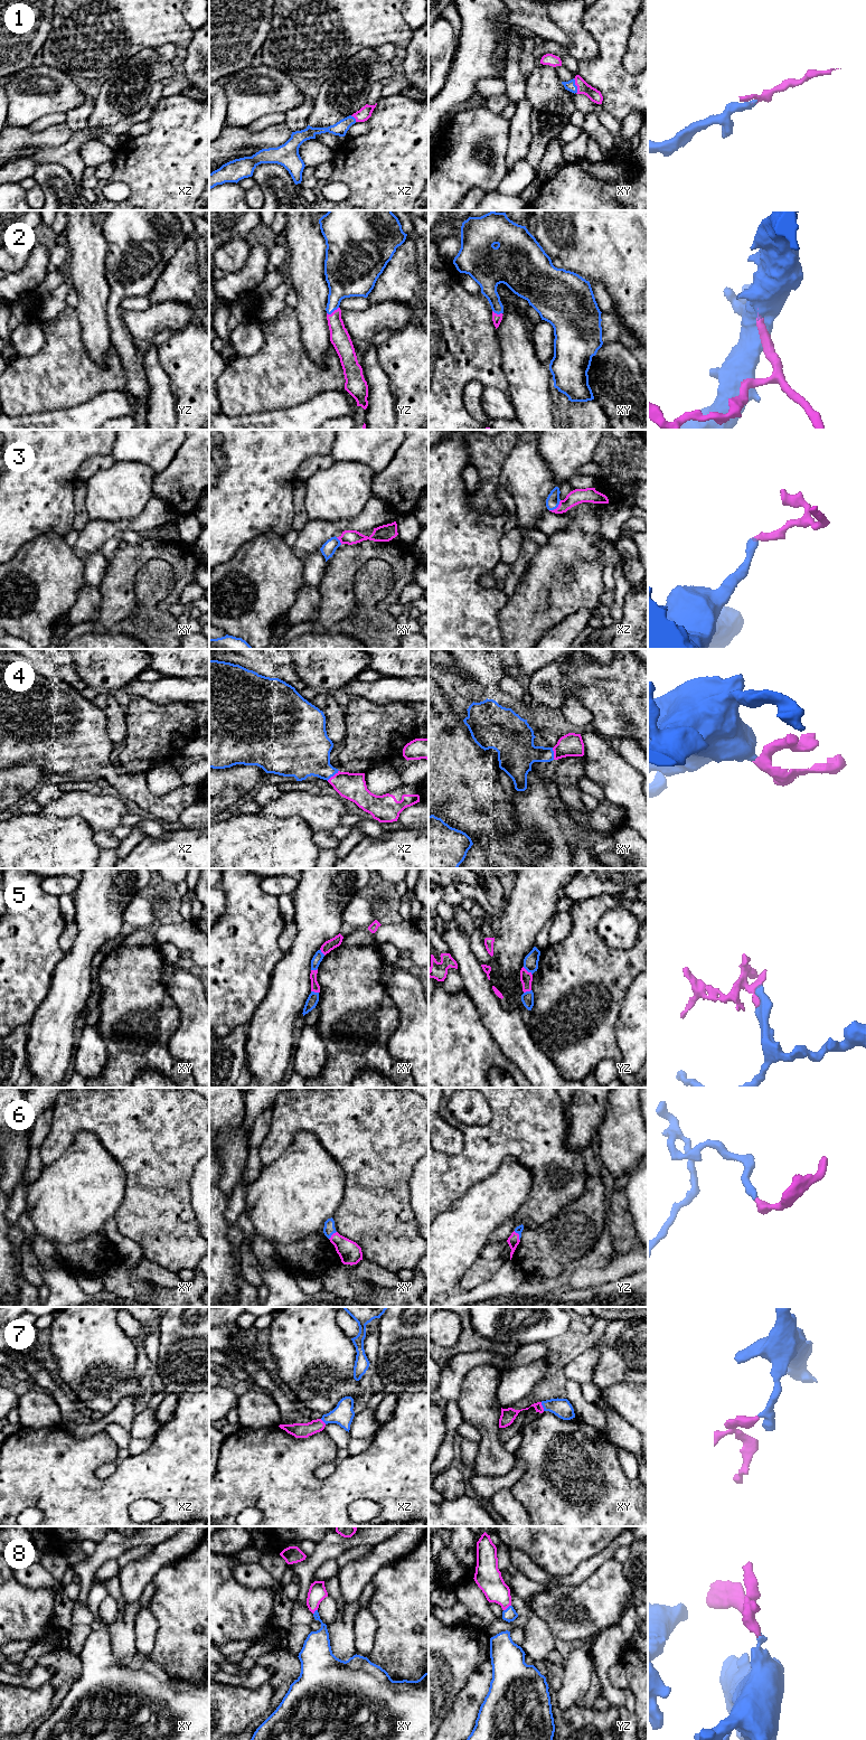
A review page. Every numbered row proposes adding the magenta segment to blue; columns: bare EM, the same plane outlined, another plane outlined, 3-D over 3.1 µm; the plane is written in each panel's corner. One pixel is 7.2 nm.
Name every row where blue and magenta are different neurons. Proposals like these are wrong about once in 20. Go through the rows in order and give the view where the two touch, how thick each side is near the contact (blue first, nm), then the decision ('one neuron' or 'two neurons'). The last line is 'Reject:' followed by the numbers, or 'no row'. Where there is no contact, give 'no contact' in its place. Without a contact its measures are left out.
1: contact in xy; calibres 70 and 90 nm; one neuron
2: contact in yz; calibres 260 and 140 nm; one neuron
3: contact in xz; calibres 100 and 110 nm; one neuron
4: contact in xz; calibres 340 and 190 nm; one neuron
5: contact in yz; calibres 110 and 90 nm; one neuron
6: contact in xy; calibres 90 and 160 nm; one neuron
7: contact in xy; calibres 140 and 100 nm; one neuron
8: contact in yz; calibres 100 and 180 nm; one neuron
Reject: no row

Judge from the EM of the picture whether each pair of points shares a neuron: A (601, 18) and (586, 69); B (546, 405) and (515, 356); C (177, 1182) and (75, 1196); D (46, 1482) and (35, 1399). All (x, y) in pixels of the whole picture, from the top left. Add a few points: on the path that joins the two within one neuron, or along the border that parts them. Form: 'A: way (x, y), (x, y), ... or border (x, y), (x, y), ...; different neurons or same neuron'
A: way (603, 31), (603, 57), (600, 60); same neuron
B: way (534, 393), (523, 368); same neuron
C: border (120, 1164), (125, 1176), (125, 1191), (114, 1214); different neurons
D: border (21, 1426), (28, 1428), (58, 1427); different neurons

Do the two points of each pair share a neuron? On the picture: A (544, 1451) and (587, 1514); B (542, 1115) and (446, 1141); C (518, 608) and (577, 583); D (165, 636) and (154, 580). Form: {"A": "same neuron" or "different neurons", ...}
{"A": "same neuron", "B": "different neurons", "C": "same neuron", "D": "same neuron"}

